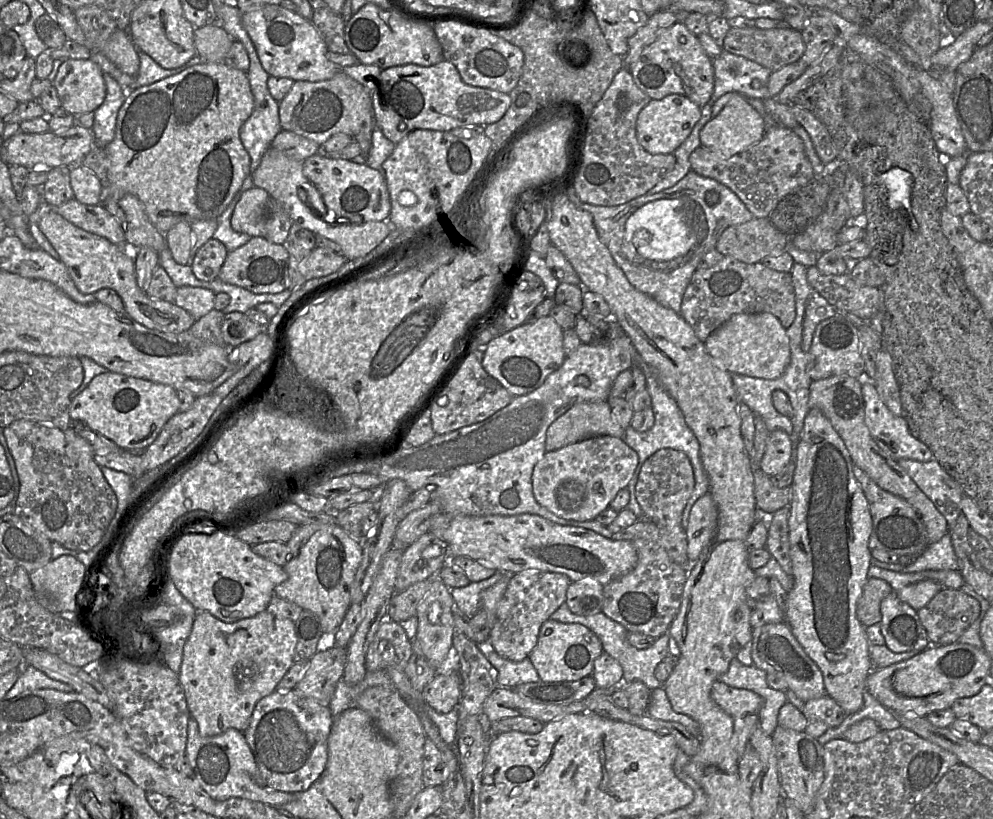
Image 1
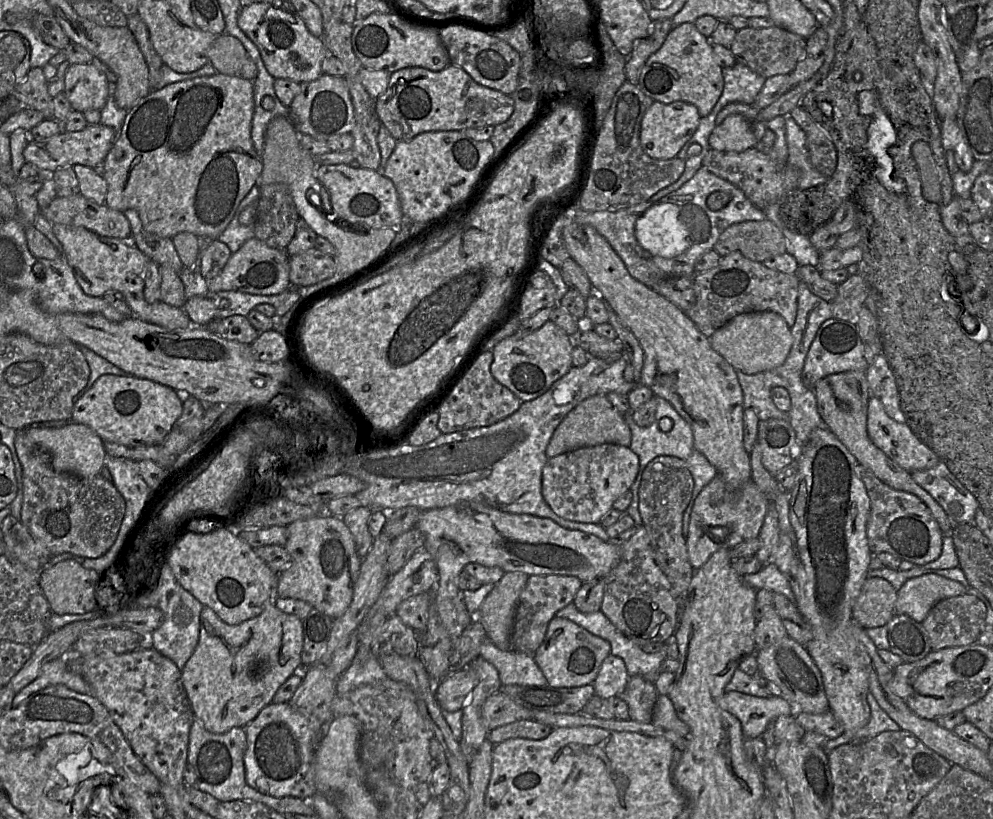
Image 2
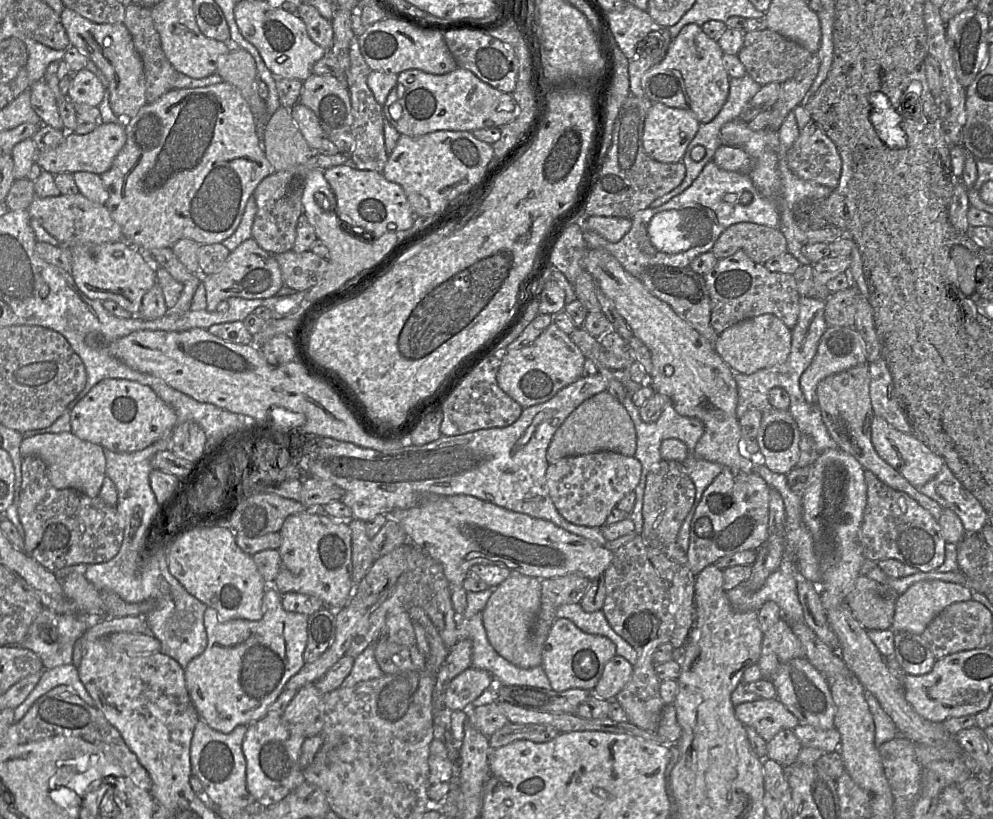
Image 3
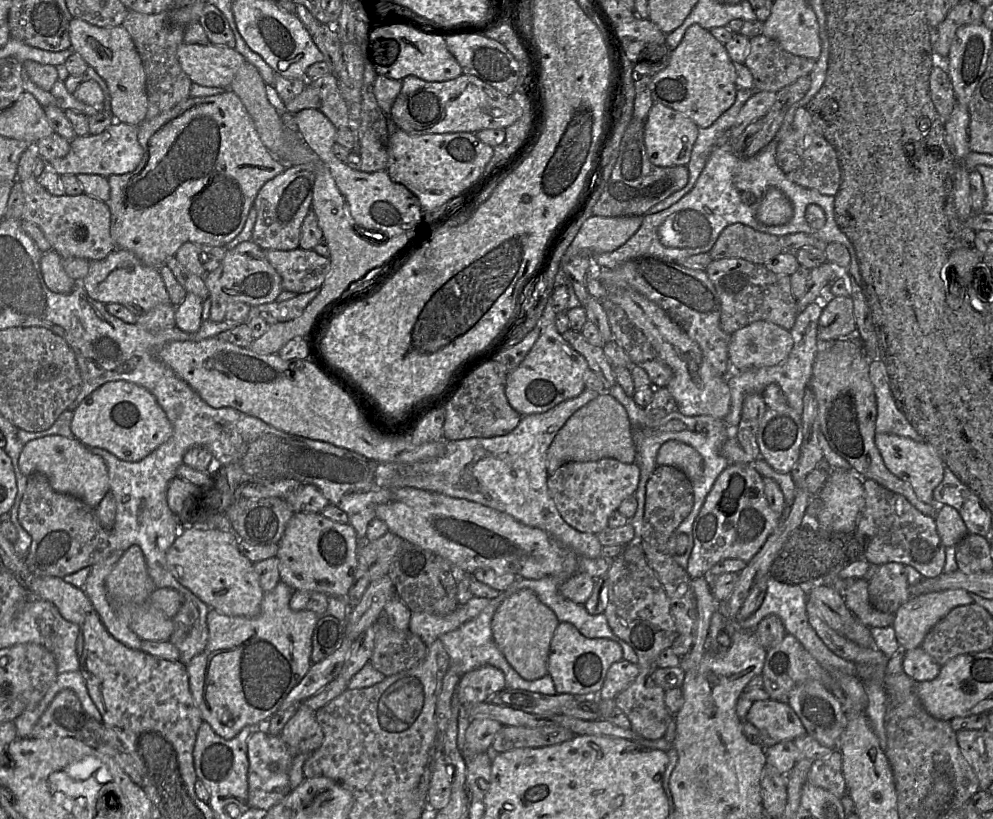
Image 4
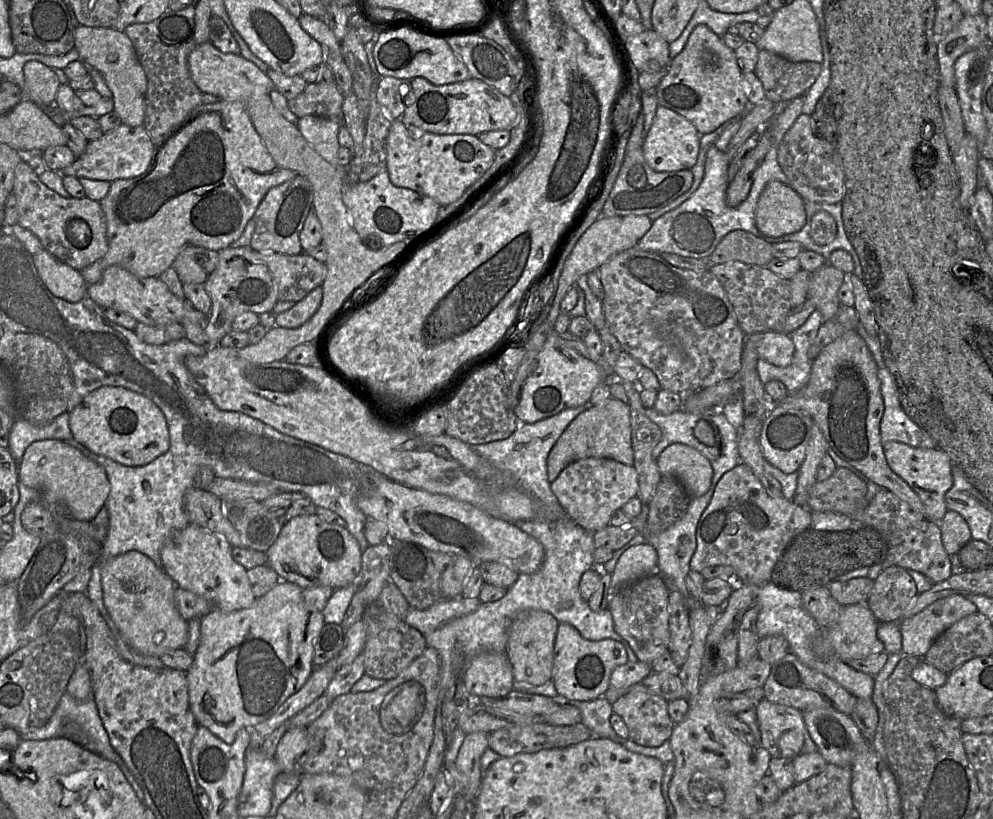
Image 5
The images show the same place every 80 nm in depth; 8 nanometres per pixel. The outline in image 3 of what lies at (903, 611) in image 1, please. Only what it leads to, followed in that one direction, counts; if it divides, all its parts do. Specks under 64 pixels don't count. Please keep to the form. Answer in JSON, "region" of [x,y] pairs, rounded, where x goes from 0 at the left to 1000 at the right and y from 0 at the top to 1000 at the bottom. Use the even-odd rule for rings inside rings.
{"region":[[[900,772],[900,803],[907,817],[916,824],[936,822],[943,805],[927,774]]]}

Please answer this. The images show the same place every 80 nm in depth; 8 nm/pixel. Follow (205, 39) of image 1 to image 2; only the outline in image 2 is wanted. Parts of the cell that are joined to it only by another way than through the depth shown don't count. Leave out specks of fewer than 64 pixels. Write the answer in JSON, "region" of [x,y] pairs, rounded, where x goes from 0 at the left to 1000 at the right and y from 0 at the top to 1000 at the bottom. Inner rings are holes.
{"region":[[[229,40],[218,44],[209,61],[210,77],[220,89],[232,93],[242,93],[249,68],[244,53]]]}

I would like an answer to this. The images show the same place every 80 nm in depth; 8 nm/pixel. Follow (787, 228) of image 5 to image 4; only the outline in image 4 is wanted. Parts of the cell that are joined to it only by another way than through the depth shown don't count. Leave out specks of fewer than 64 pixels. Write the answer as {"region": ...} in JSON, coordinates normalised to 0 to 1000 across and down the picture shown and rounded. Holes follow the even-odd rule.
{"region":[[[775,230],[767,242],[761,265],[771,276],[785,276],[799,265],[796,243],[783,230]]]}

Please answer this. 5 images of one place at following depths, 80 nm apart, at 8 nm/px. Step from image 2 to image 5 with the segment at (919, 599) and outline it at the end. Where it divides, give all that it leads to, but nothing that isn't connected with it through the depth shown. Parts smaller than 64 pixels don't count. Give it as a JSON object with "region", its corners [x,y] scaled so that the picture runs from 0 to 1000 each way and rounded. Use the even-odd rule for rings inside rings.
{"region":[[[964,725],[944,731],[920,752],[908,756],[904,763],[909,799],[931,803],[949,772],[983,746],[979,735]]]}

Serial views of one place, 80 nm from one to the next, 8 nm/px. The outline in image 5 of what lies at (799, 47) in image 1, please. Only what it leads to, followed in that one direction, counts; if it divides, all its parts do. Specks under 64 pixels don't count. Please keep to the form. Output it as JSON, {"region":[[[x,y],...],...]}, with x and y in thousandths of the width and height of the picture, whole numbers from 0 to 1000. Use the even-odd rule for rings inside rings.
{"region":[[[765,60],[759,88],[767,100],[771,120],[783,126],[809,117],[822,99],[827,83],[825,76],[801,76]]]}

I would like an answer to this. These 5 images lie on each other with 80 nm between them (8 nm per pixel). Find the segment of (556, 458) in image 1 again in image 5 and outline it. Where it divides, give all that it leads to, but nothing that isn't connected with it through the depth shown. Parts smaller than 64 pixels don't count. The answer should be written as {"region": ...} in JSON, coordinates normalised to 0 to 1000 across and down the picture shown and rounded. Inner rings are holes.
{"region":[[[593,558],[570,569],[554,590],[554,596],[571,631],[588,647],[598,651],[613,641],[616,628],[642,606],[639,570],[612,559]]]}

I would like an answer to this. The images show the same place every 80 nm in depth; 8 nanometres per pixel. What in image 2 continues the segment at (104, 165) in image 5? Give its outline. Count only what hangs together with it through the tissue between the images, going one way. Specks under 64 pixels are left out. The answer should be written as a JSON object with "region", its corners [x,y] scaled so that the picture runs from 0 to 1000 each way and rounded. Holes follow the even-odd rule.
{"region":[[[101,150],[94,151],[78,161],[61,160],[42,171],[31,170],[23,184],[23,190],[26,199],[35,201],[45,212],[51,212],[60,205],[74,204],[75,201],[100,206],[116,168],[117,160],[114,156]]]}

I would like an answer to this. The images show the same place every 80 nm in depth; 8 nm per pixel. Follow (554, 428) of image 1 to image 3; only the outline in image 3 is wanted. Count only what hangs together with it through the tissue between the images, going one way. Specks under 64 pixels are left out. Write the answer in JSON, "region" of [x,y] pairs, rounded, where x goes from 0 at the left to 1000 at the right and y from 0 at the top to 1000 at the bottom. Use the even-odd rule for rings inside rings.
{"region":[[[610,476],[584,493],[559,527],[550,553],[551,564],[593,554],[602,551],[616,551],[629,557],[638,557],[640,551],[640,526],[638,518],[626,495]]]}

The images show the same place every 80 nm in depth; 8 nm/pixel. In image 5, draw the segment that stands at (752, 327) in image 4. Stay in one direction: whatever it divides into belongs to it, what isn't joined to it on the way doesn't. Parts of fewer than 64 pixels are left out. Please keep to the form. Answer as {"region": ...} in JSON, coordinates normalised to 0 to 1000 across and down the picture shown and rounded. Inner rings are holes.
{"region":[[[771,404],[751,409],[751,415],[758,418],[764,438],[769,438],[780,447],[792,448],[798,440],[800,420],[796,408]]]}

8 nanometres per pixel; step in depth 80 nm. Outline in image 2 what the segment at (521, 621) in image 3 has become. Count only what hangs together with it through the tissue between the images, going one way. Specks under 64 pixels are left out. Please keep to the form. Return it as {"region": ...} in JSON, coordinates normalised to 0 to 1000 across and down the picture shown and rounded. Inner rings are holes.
{"region":[[[509,698],[507,705],[488,729],[481,756],[491,780],[504,794],[515,794],[515,774],[523,726],[529,717],[532,702],[525,698]]]}

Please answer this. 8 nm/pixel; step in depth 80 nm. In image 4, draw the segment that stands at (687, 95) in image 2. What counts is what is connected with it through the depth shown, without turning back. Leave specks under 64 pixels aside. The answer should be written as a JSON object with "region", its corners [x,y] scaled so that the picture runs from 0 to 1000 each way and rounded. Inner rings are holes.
{"region":[[[698,29],[685,54],[675,61],[673,79],[658,93],[654,107],[659,125],[689,139],[704,156],[713,156],[738,128],[743,104],[739,76],[730,55],[714,37]]]}

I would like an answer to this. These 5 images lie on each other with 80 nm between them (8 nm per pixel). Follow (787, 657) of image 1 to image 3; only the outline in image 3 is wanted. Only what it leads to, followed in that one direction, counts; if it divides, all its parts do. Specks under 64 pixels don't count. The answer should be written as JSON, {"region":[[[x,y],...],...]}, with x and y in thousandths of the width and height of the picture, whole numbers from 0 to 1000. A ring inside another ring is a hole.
{"region":[[[812,802],[798,805],[785,813],[776,828],[782,852],[802,874],[806,884],[835,891],[841,888],[841,860],[832,828]]]}

